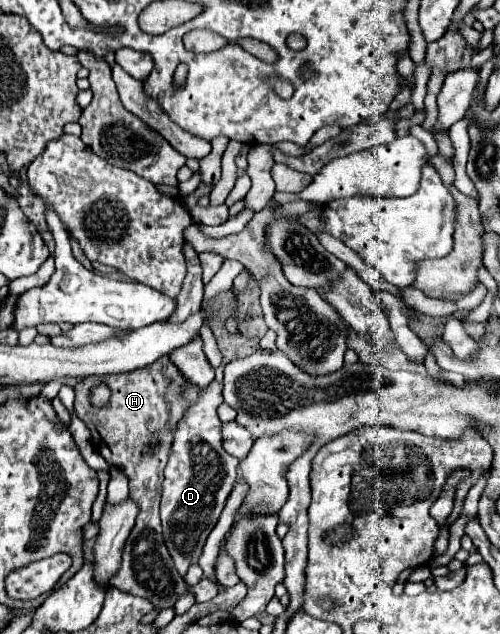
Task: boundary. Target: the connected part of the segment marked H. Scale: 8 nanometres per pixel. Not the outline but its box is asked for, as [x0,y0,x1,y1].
[74,357,200,611]

